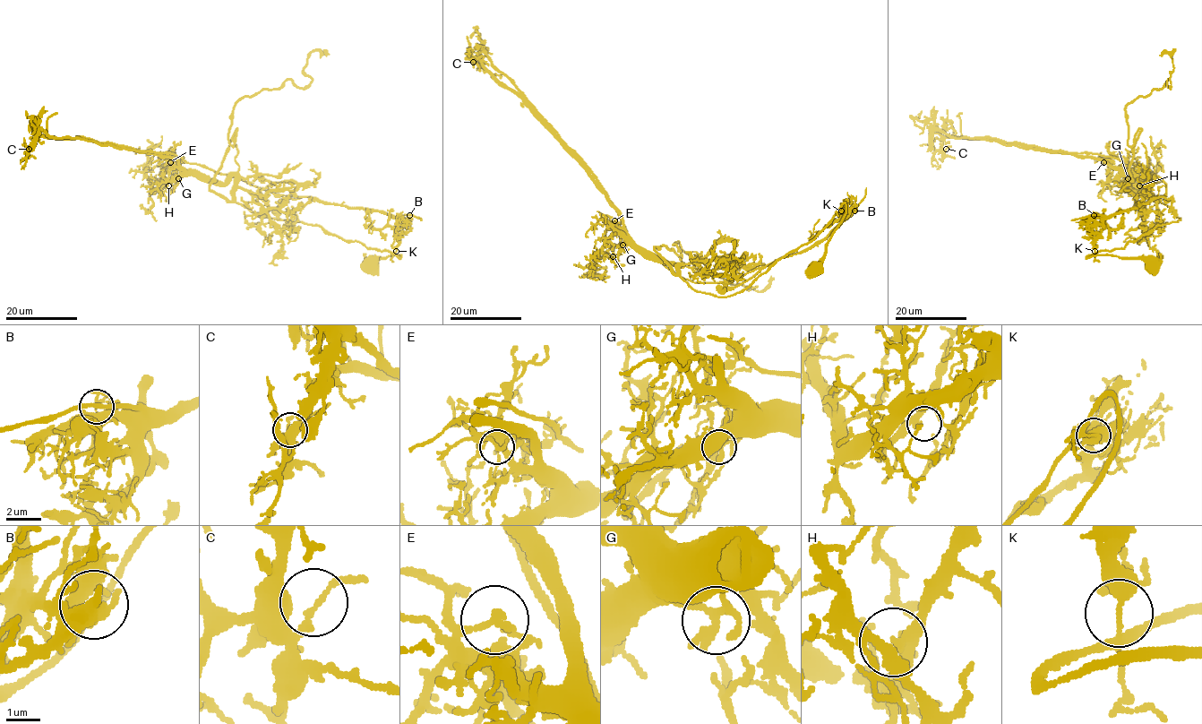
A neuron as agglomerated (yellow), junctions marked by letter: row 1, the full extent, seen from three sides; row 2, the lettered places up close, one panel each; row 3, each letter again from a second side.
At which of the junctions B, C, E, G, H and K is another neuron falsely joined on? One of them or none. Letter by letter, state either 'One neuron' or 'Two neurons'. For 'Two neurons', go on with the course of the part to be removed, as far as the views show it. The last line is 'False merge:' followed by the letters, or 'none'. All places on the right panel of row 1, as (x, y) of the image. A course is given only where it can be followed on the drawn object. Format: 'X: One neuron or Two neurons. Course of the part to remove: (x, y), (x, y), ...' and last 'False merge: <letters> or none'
B: One neuron
C: One neuron
E: One neuron
G: One neuron
H: One neuron
K: Two neurons. Course of the part to remove: (1094, 251), (1104, 219), (1165, 193), (1159, 177), (1110, 157), (1023, 149), (939, 131), (927, 151)
False merge: K

